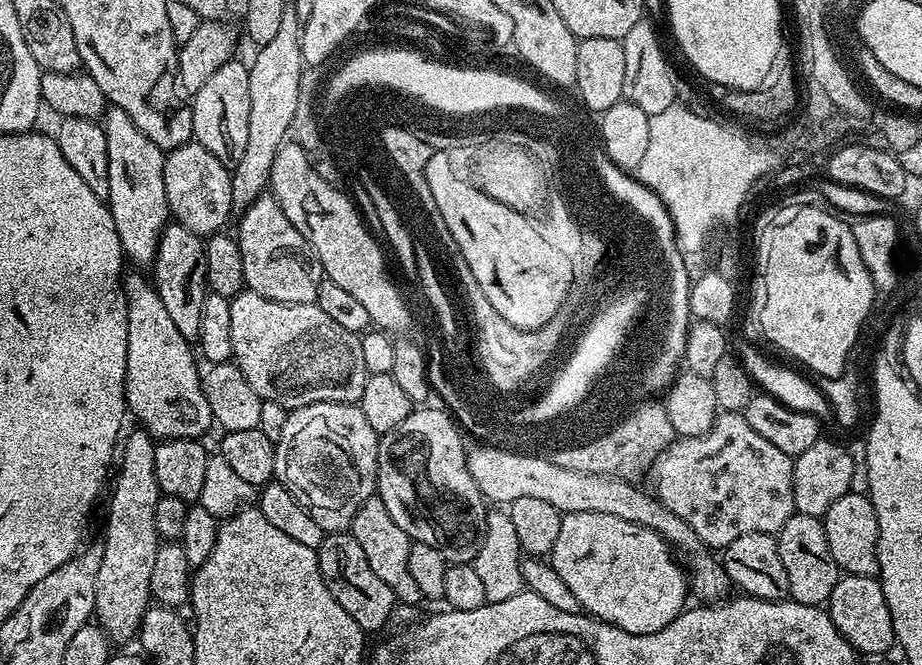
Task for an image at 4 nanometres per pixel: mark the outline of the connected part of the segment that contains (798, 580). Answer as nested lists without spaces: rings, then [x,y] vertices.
[[[795,511],[790,518],[786,518],[786,526],[782,526],[775,537],[778,554],[782,554],[782,567],[785,568],[786,579],[790,582],[789,597],[806,606],[827,605],[842,573],[838,562],[834,562],[834,554],[830,554],[823,519]]]

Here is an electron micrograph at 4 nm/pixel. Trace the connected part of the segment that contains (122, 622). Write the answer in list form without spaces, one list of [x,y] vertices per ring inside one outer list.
[[[133,428],[129,436],[127,433],[123,437],[118,448],[118,467],[114,472],[116,485],[108,500],[102,562],[98,566],[94,616],[112,642],[128,640],[131,636],[133,639],[139,633],[140,619],[152,600],[150,574],[154,571],[154,554],[162,543],[162,537],[157,534],[154,526],[154,509],[158,507],[162,495],[158,478],[154,478],[154,450],[157,441],[143,428]]]

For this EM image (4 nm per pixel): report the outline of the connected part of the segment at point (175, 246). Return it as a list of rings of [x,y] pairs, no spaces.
[[[169,222],[160,232],[156,259],[150,265],[150,280],[155,284],[158,298],[162,298],[166,311],[174,321],[174,326],[178,326],[182,338],[195,342],[198,338],[198,326],[202,323],[202,302],[206,302],[209,294],[206,250],[201,236],[186,230],[186,226]]]

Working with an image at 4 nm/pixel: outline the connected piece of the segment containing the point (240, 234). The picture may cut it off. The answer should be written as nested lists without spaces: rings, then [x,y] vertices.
[[[263,194],[244,212],[239,213],[240,229],[234,232],[242,250],[242,270],[247,291],[262,294],[262,298],[270,298],[274,302],[287,304],[314,304],[320,289],[322,269],[316,251],[308,245],[306,238],[294,230],[294,222],[282,214],[282,206],[270,194]]]

